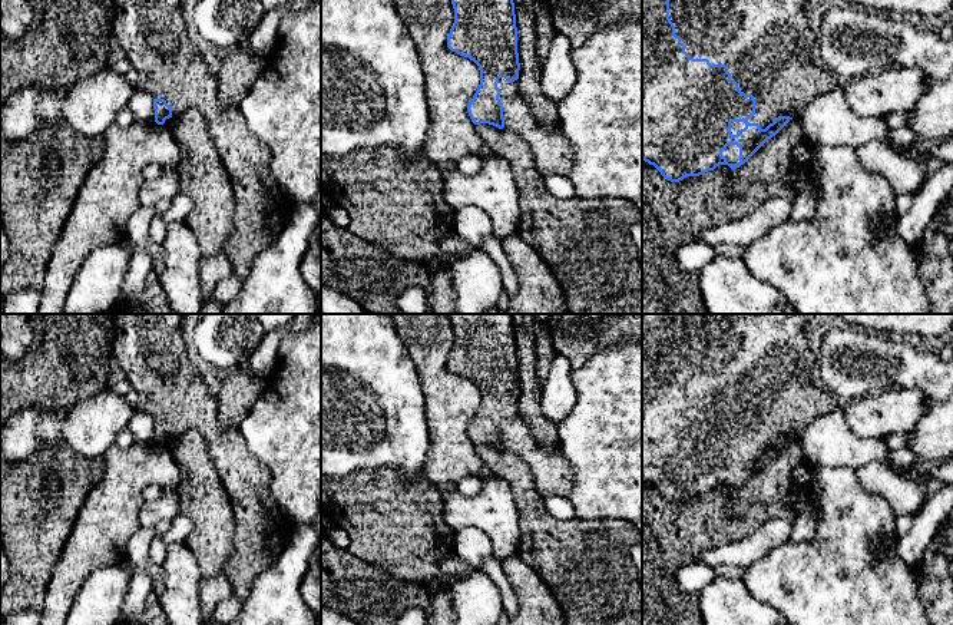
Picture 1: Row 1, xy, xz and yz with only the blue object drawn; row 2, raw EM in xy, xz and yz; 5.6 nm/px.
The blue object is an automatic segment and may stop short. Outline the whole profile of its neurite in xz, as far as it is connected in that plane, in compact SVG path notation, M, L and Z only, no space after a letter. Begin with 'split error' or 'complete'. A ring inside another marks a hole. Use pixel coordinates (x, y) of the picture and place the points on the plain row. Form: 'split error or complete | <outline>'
split error | M449 314L454 330L454 344L447 357L447 368L473 381L480 391L480 406L467 426L474 446L489 444L520 457L530 469L536 490L543 499L568 497L575 485L573 469L560 447L537 444L519 411L519 374L514 324L510 314Z

